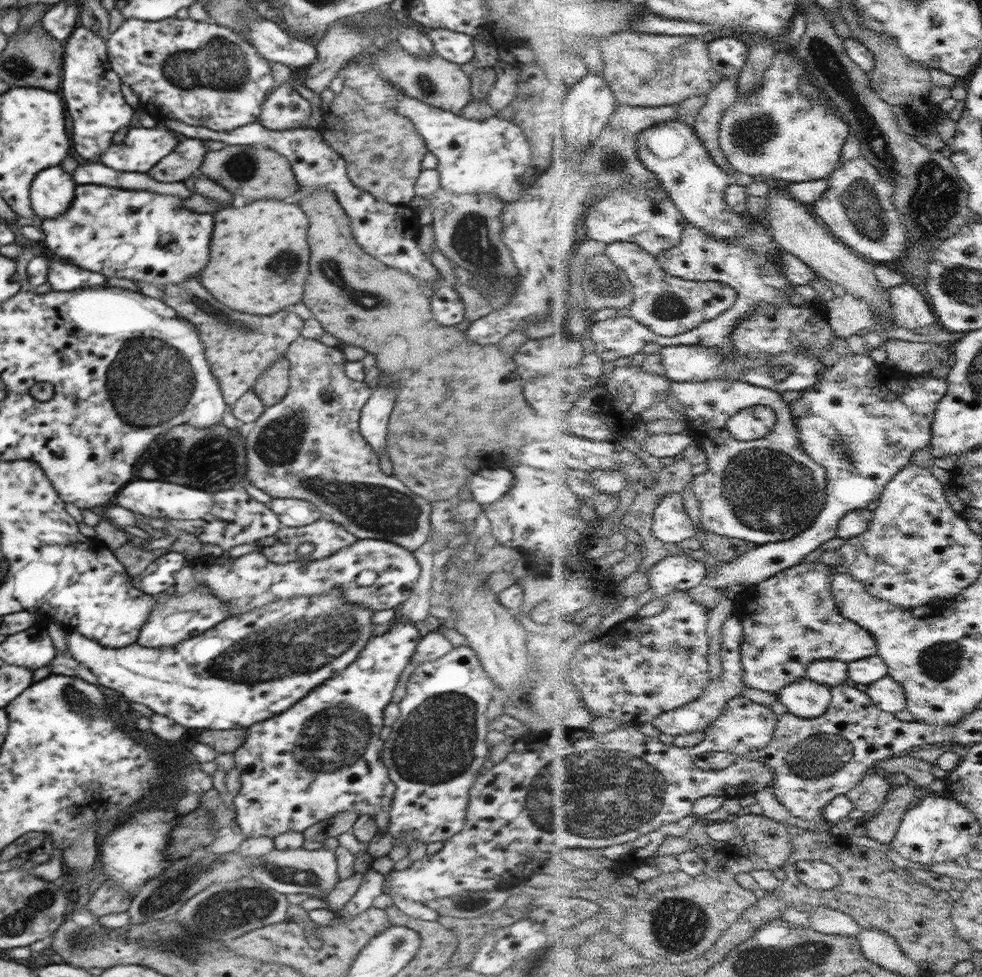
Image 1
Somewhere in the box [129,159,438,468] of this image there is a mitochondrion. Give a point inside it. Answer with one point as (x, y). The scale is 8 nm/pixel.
(330, 270)

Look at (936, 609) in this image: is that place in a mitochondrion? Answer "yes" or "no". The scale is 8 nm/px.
no

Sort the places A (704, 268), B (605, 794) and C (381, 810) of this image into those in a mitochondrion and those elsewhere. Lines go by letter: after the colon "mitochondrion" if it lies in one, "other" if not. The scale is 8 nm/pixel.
A: other
B: mitochondrion
C: other

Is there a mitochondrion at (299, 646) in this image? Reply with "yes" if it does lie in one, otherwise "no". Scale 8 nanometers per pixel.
yes

